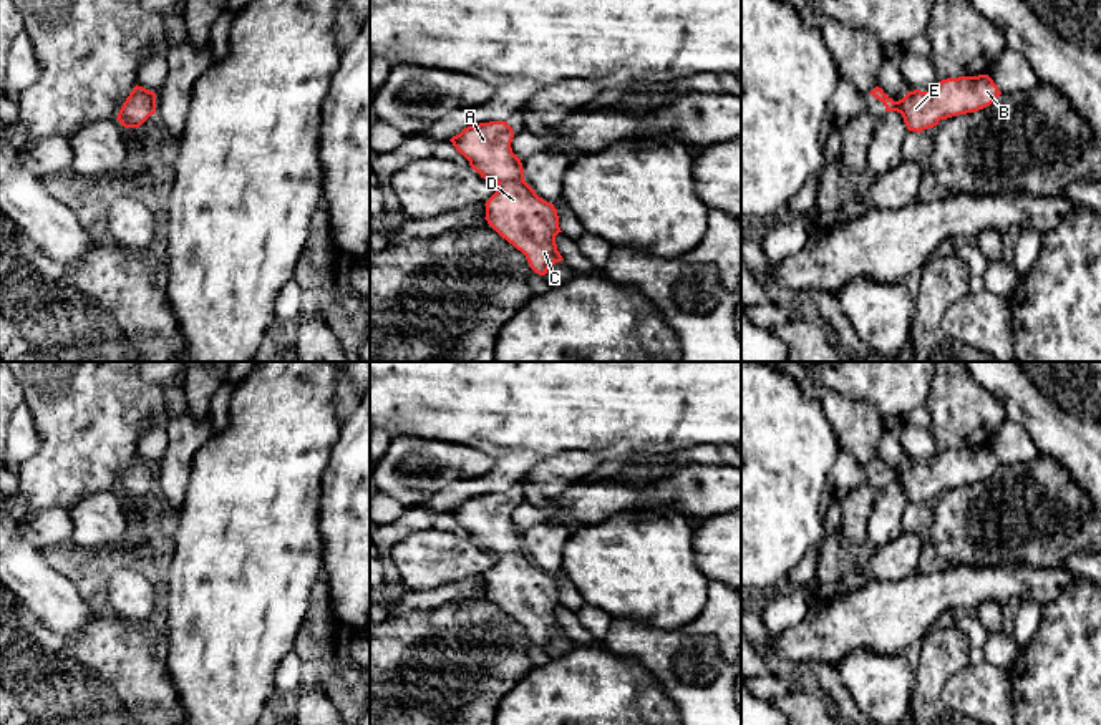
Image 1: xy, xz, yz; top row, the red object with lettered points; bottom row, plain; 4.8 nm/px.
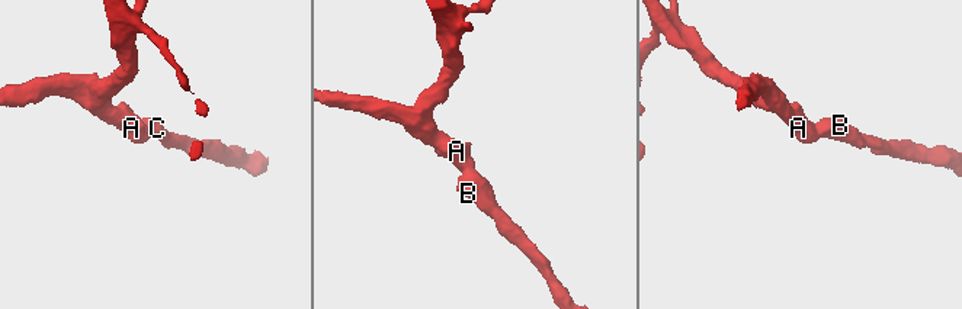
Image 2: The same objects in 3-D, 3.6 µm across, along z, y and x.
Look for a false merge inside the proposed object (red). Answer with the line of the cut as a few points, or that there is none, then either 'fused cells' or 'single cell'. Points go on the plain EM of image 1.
no cut; single cell

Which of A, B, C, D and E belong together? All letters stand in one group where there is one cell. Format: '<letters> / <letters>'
A B C D E

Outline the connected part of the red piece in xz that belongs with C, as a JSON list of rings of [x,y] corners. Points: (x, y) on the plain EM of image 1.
[[[489,493],[464,499],[449,513],[456,523],[469,533],[469,538],[481,546],[481,549],[497,556],[496,564],[484,576],[484,591],[487,596],[526,627],[529,639],[536,645],[546,647],[555,634],[564,632],[555,616],[555,607],[562,604],[559,599],[559,587],[554,576],[539,569],[524,552],[522,534],[511,519],[512,509],[514,503],[507,493]]]

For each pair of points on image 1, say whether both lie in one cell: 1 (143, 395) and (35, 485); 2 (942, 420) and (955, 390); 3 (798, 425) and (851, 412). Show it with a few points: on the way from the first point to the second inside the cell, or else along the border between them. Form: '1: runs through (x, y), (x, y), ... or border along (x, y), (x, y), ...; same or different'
1: runs through (116, 413), (62, 468); same
2: runs through (947, 413), (955, 397); same
3: border along (819, 398), (841, 448); different

